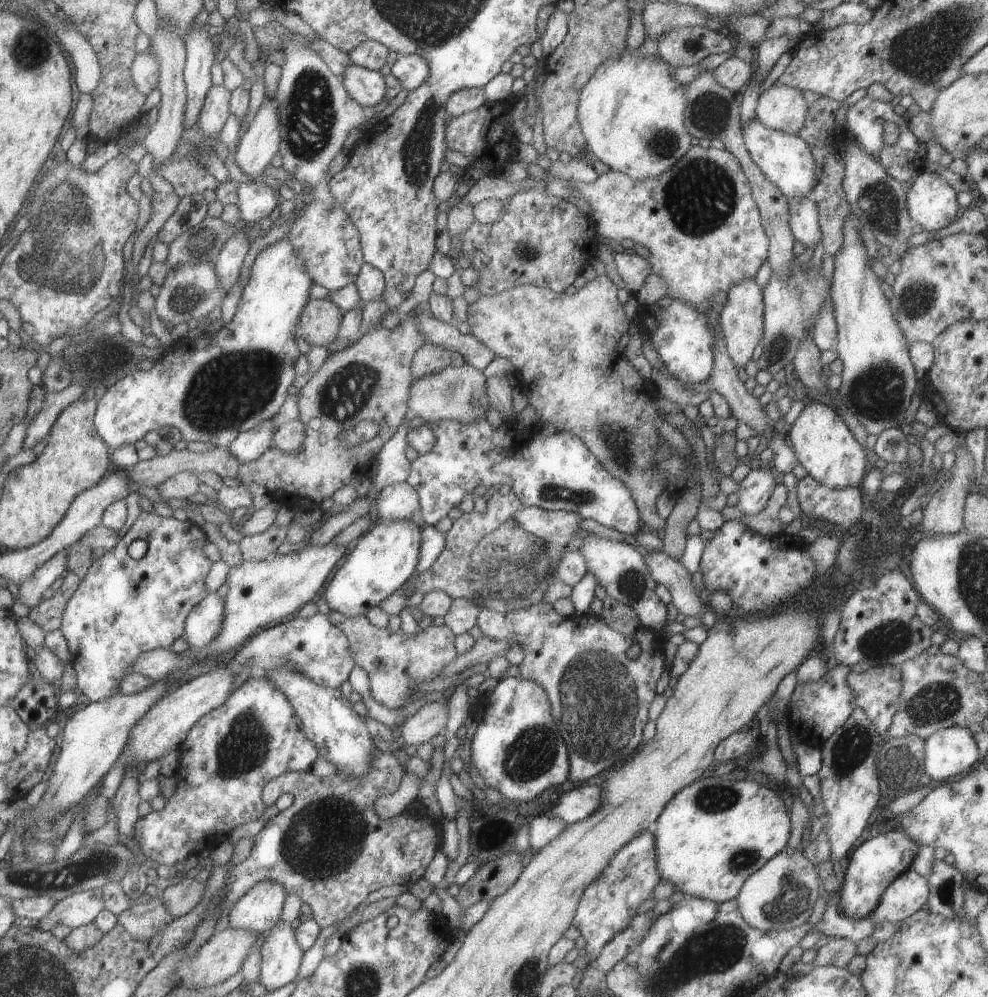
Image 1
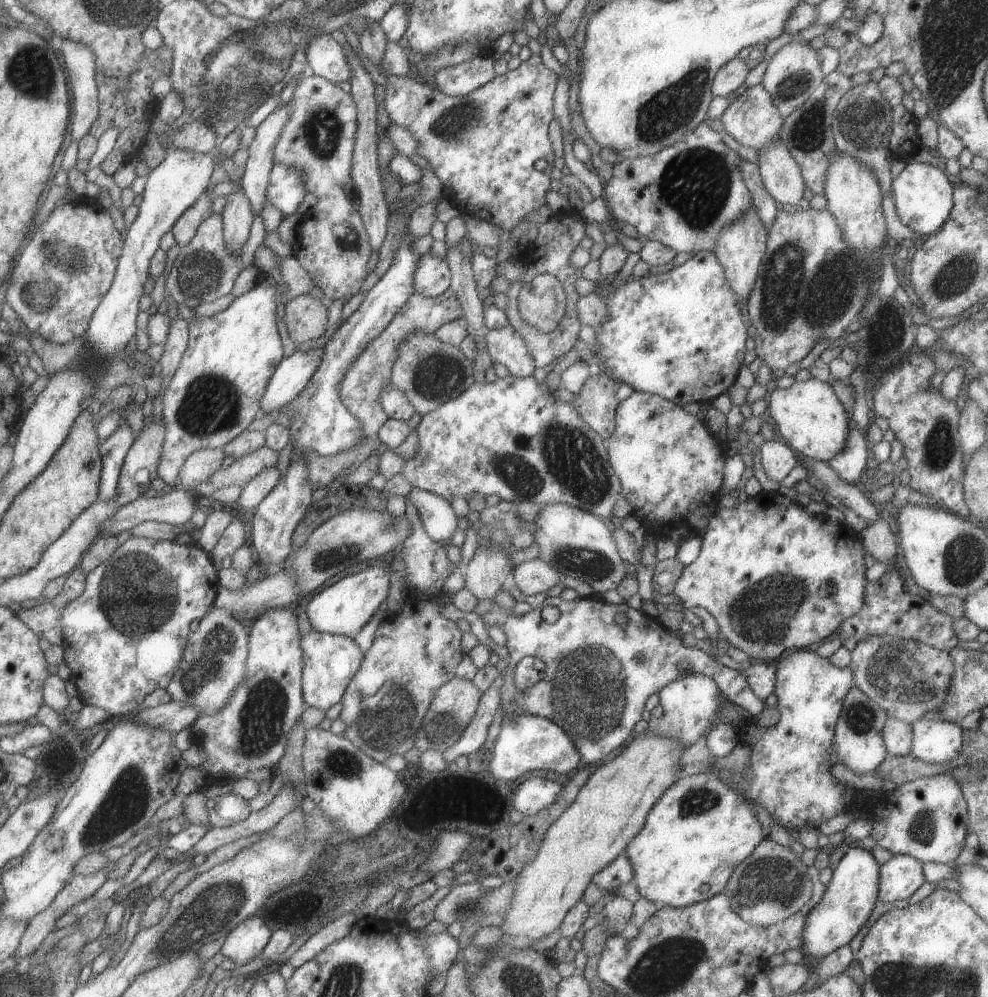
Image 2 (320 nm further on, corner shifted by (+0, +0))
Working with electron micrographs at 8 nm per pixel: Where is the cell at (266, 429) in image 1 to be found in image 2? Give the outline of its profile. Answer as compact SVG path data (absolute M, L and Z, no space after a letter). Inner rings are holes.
M322 348L299 351L284 356L269 377L267 388L260 400L263 414L275 415L278 408L286 405L307 384L319 366Z

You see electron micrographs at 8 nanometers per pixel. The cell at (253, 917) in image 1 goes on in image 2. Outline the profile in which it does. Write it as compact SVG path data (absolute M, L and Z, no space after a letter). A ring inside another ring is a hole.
M247 917L226 934L219 952L231 959L236 966L243 965L260 956L271 933L263 924L262 918Z

